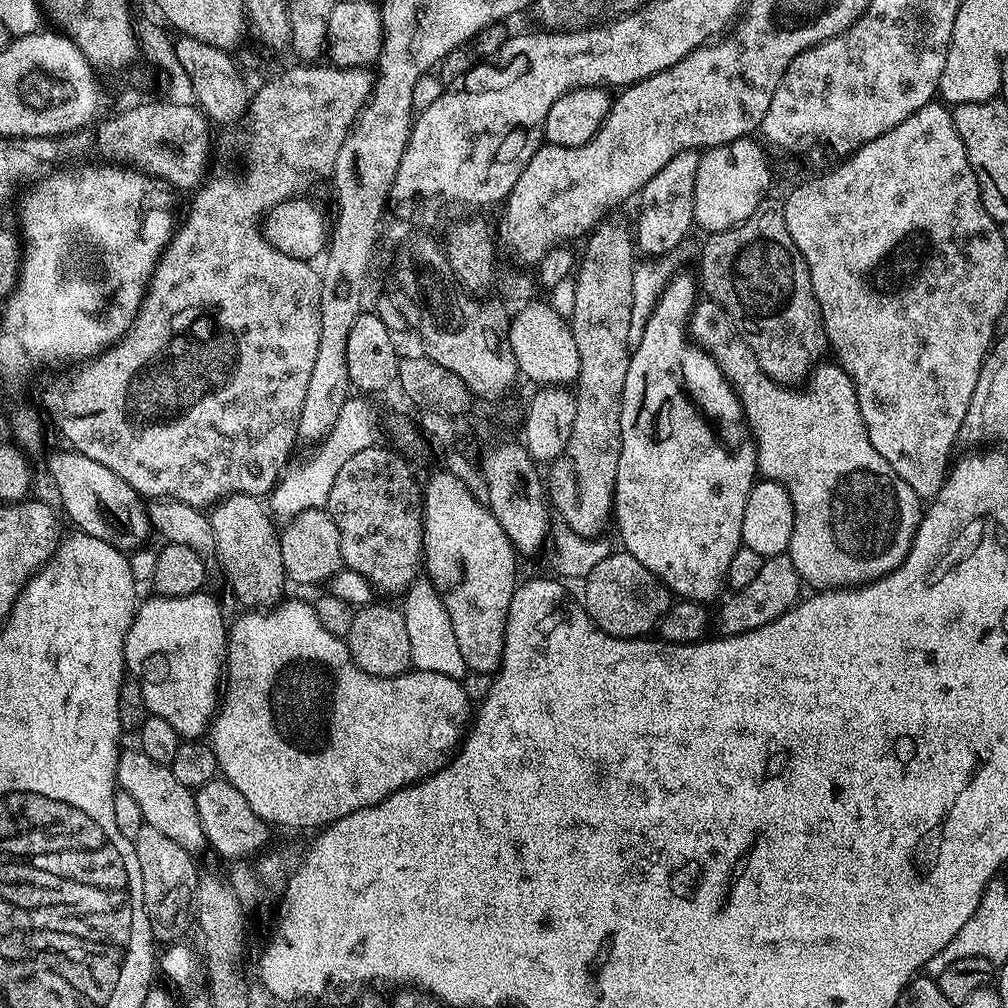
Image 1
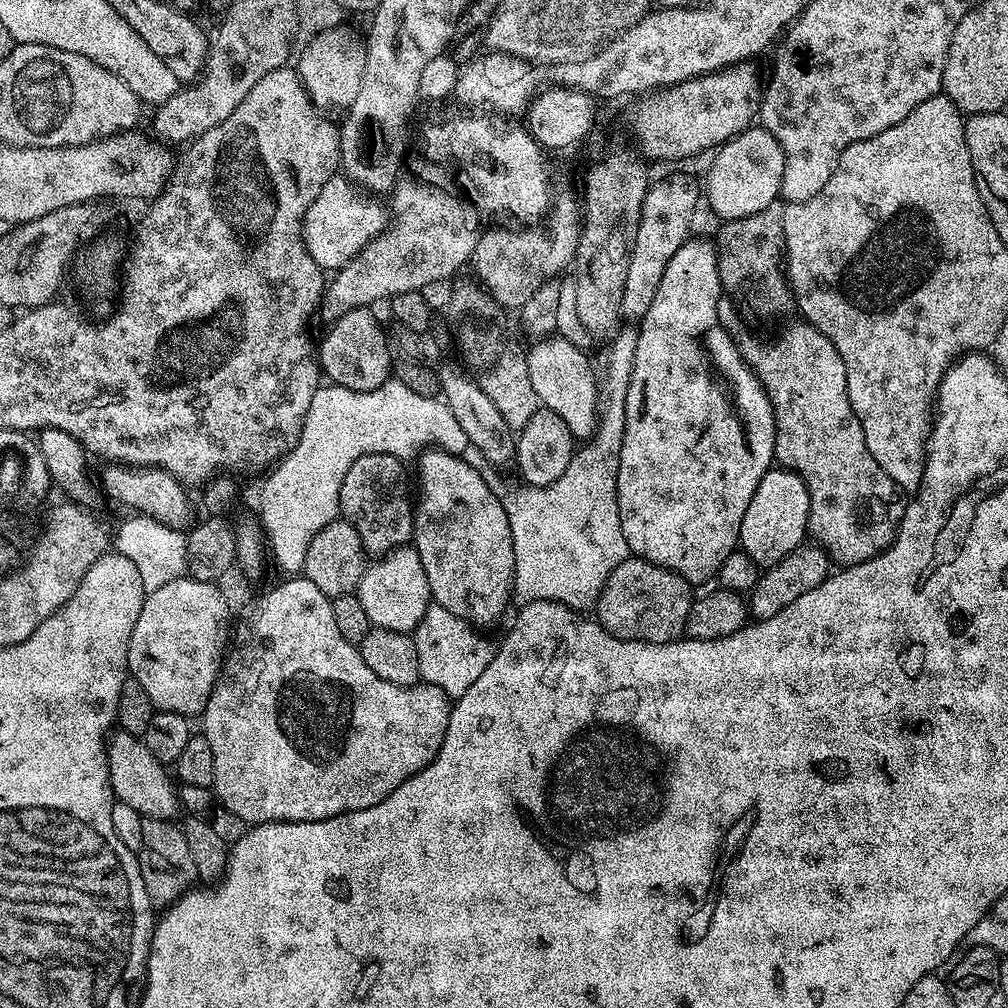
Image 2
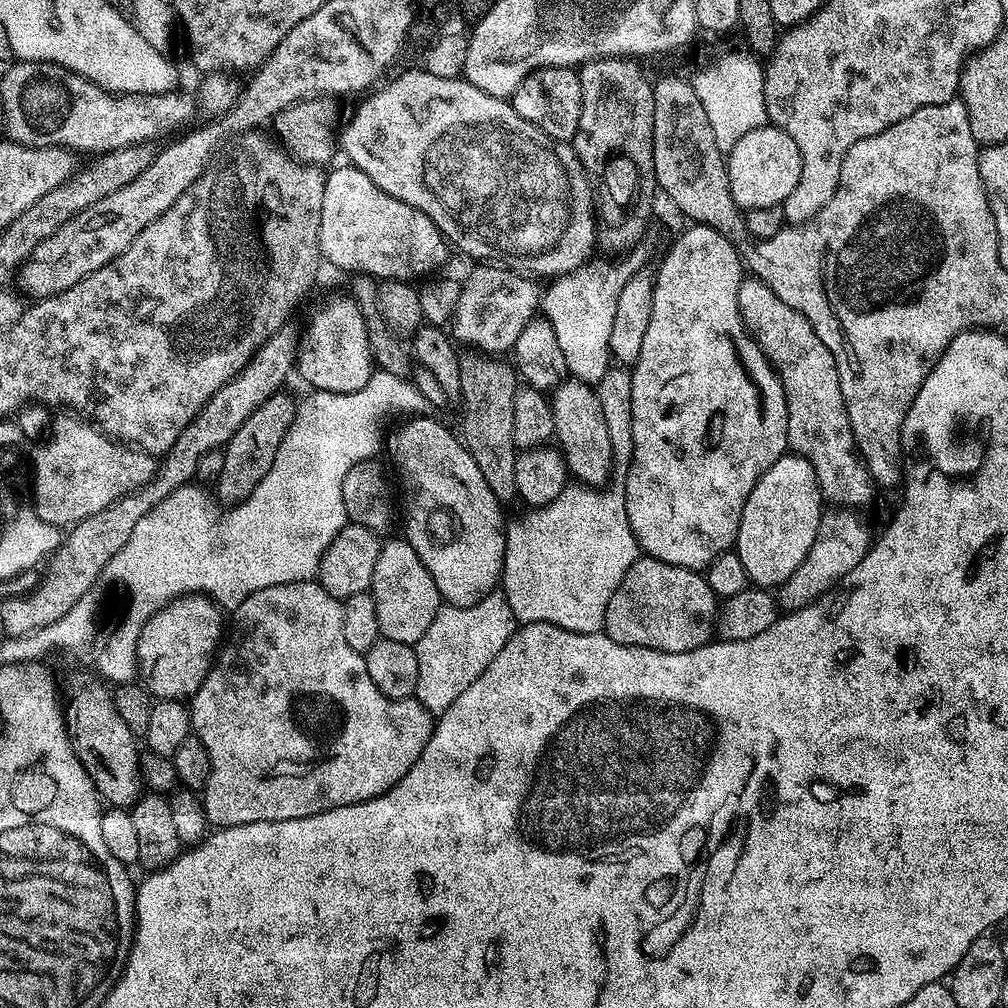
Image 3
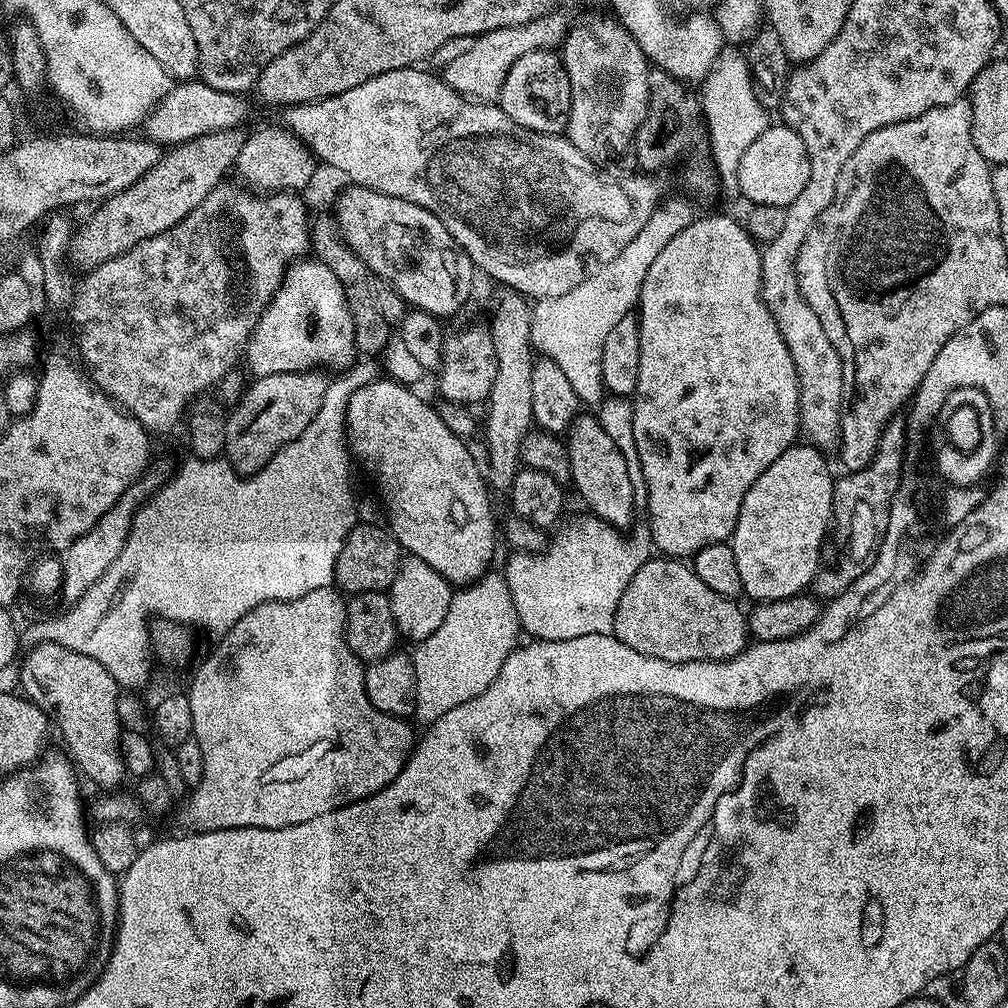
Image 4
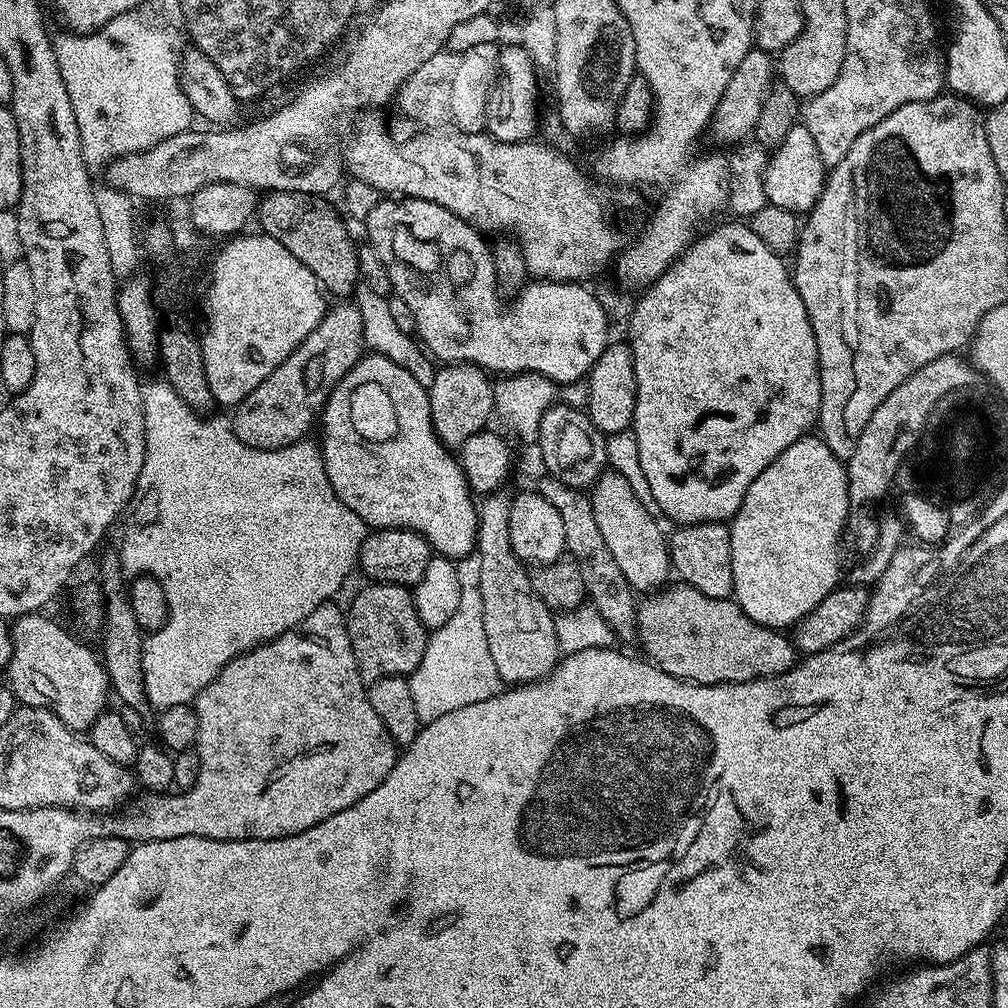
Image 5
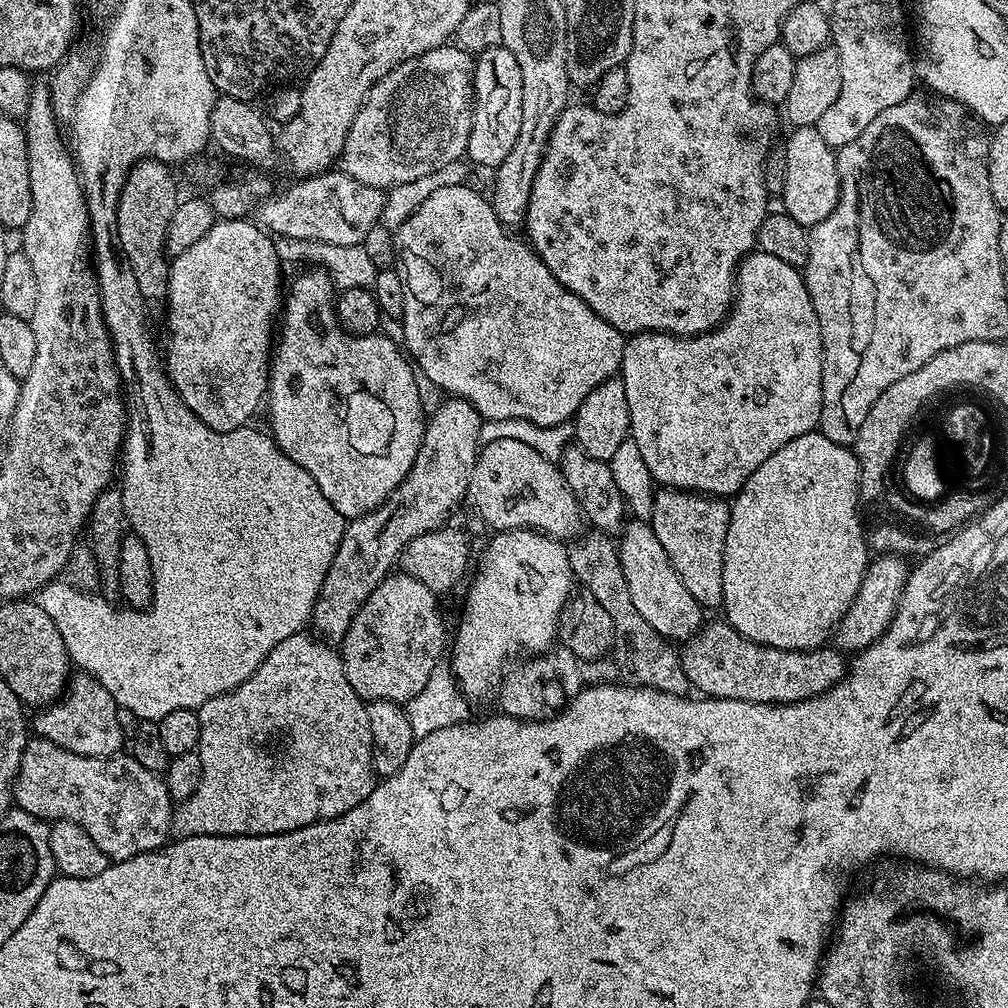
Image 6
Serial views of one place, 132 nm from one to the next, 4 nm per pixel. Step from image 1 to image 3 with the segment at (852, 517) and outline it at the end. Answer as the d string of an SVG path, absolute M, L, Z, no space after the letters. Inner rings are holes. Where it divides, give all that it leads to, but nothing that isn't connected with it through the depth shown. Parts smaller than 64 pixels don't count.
M755 278L741 279L736 297L738 310L748 335L756 341L756 345L771 364L772 371L779 378L780 385L784 387L784 397L788 407L789 449L795 455L806 458L810 466L814 466L820 495L829 505L860 510L863 504L868 504L872 500L874 481L856 451L856 439L850 426L846 402L842 398L842 386L834 354L830 354L826 342L822 342L818 334L814 334L814 326L810 326L807 318L798 310L794 310L794 306L786 306L786 302L782 302L782 298L778 298L778 294L774 294L774 290L770 290L770 286L766 286L762 281Z

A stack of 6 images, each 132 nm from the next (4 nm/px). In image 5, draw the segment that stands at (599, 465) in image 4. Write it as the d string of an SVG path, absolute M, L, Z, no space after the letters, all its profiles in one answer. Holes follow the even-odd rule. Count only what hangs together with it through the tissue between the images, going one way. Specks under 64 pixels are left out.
M605 470L597 478L590 489L590 499L594 510L594 519L598 530L610 549L614 562L618 562L618 570L622 570L622 578L626 578L632 591L637 594L651 594L669 583L670 573L673 571L672 562L668 554L666 532L660 529L660 520L651 516L638 502L638 494L634 494L630 482L622 478L622 474Z

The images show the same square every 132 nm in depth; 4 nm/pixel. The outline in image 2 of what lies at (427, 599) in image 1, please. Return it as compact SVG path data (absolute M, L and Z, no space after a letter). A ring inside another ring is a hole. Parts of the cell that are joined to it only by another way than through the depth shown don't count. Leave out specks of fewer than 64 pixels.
M432 602L422 614L412 641L418 650L418 670L420 680L425 684L438 686L450 698L459 698L474 686L475 680L490 666L494 655L494 644L482 636L478 636L473 625L467 620L458 618L458 614L450 614L440 604Z

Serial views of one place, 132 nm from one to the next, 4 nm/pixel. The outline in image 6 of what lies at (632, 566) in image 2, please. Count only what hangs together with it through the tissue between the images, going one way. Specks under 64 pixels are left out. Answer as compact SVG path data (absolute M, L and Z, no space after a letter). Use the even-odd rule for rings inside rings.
M723 619L720 620L714 621L713 624L705 623L695 636L690 637L689 640L683 641L682 647L679 649L682 670L686 670L686 678L688 679L689 685L691 685L693 689L697 688L697 690L700 691L697 693L703 694L705 697L713 700L741 700L742 702L758 702L759 704L793 704L794 702L809 700L815 696L822 695L824 692L830 691L838 681L844 678L844 673L846 671L846 656L845 653L841 652L840 649L835 646L811 648L805 652L802 650L782 650L781 648L754 642L750 638L738 634L738 630L734 630L732 624L725 622Z

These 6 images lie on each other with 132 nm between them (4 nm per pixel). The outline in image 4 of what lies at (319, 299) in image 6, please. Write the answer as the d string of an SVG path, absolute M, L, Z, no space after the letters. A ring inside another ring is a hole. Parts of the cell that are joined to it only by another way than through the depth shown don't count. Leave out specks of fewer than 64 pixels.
M383 378L384 380L372 380L369 384L364 384L361 388L356 388L346 397L348 409L344 415L344 426L346 429L346 439L348 447L353 457L360 456L362 463L368 467L370 475L376 479L376 484L380 487L380 496L384 499L384 508L388 511L387 527L390 529L396 541L399 542L401 549L409 557L416 557L426 562L427 566L436 570L442 578L449 581L453 586L463 586L472 584L475 580L483 578L485 572L493 567L492 555L496 552L496 536L498 540L498 520L496 524L496 516L492 513L492 500L489 485L486 483L485 473L476 465L476 460L472 457L472 452L467 448L465 441L457 436L455 432L450 430L450 426L446 426L446 422L442 422L439 411L435 407L431 408L418 393L414 392L409 385L401 384L399 381L391 378Z

